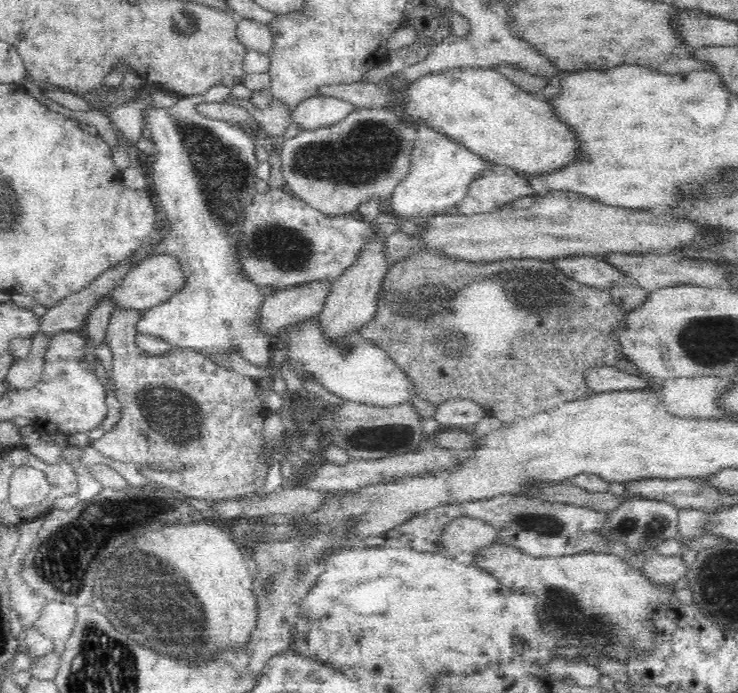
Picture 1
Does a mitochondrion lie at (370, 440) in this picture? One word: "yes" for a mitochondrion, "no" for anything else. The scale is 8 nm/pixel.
yes

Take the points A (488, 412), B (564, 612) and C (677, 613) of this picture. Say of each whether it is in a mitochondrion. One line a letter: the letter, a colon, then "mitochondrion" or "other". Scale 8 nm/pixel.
A: other
B: mitochondrion
C: other

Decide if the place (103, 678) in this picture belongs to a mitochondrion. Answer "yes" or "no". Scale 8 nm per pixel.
yes

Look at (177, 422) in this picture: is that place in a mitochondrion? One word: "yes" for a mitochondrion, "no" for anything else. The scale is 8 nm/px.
yes

